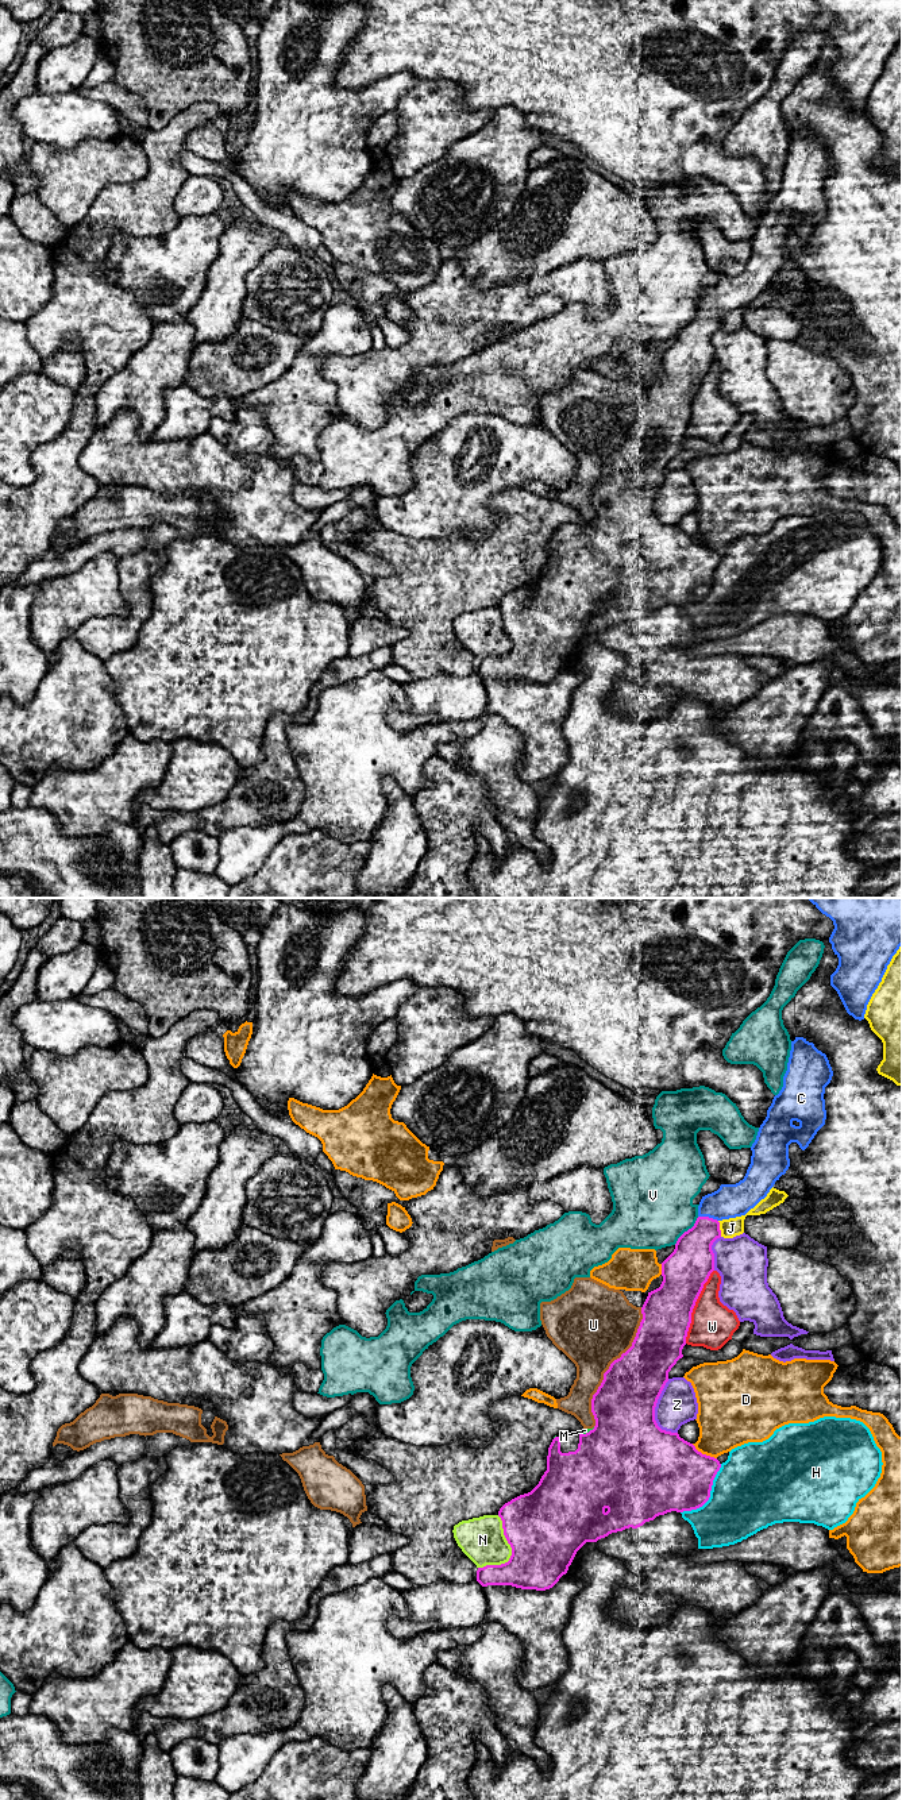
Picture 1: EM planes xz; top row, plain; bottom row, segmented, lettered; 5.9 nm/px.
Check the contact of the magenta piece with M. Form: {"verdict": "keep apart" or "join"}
{"verdict": "keep apart"}

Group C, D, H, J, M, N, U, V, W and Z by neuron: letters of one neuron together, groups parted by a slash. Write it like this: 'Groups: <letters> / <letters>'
Groups: C / D / H / J / M / N / U / V / W / Z

